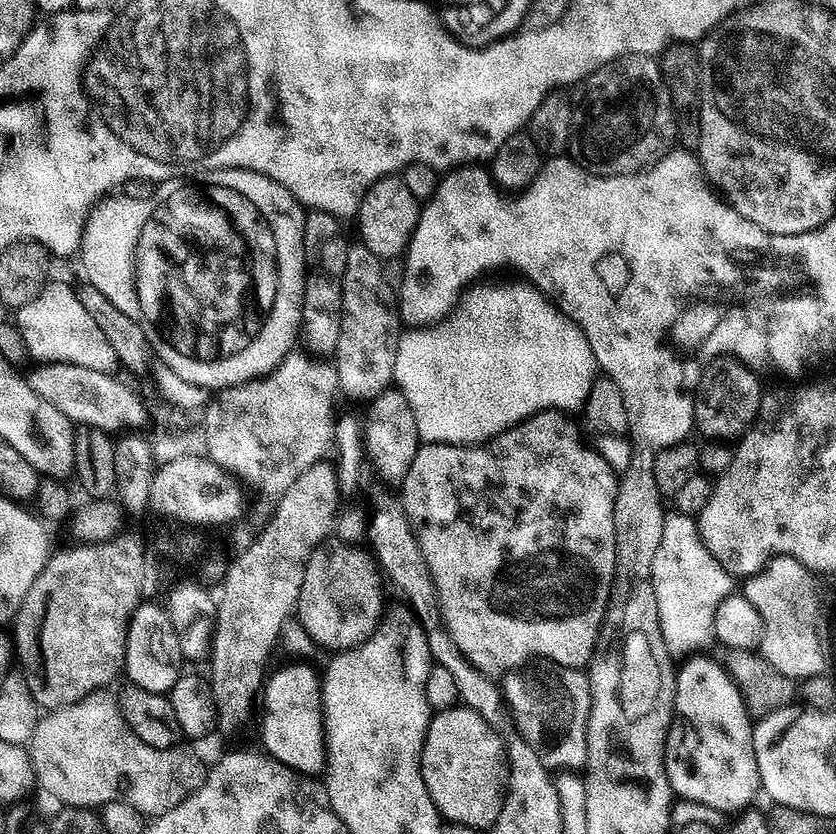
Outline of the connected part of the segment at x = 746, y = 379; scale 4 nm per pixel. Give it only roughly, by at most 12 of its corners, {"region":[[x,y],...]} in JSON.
{"region":[[727,354],[700,375],[695,427],[743,436],[760,408],[759,375]]}

